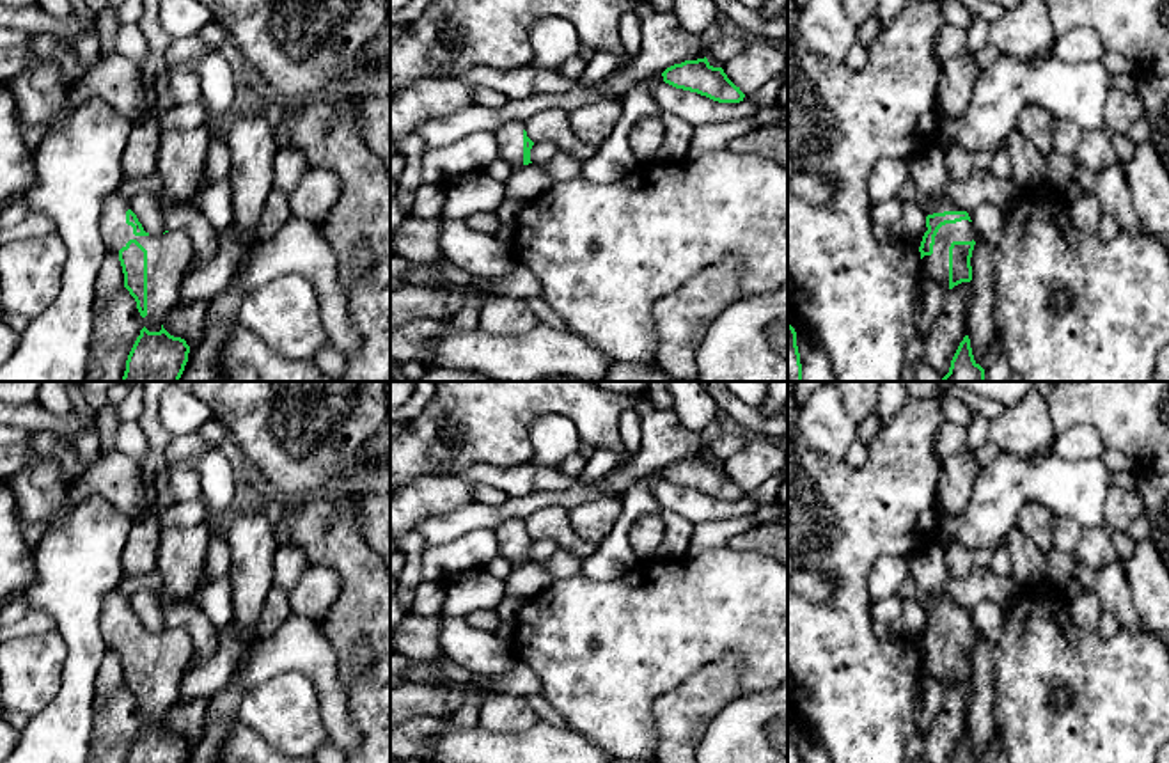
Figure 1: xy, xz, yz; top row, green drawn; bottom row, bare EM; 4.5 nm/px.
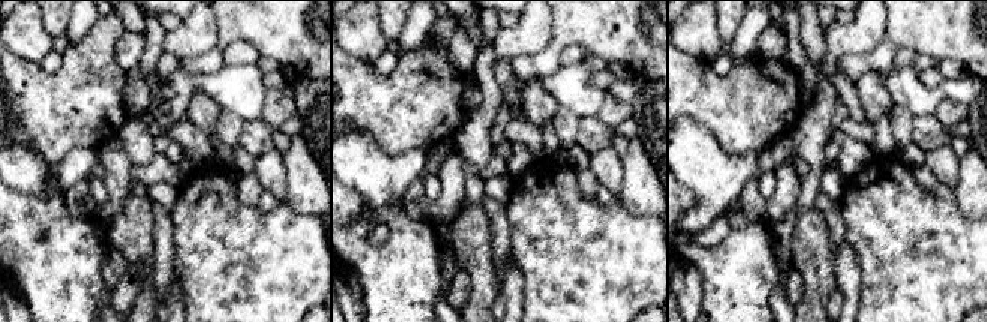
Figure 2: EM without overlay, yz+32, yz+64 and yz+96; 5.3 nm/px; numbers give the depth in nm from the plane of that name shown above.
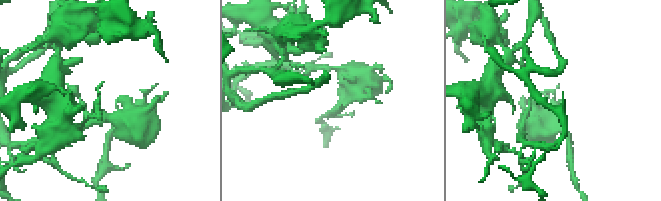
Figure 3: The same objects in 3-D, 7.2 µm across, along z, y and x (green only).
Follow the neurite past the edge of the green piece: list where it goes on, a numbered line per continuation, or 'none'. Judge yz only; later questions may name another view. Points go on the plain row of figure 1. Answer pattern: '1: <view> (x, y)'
1: yz (935, 664)

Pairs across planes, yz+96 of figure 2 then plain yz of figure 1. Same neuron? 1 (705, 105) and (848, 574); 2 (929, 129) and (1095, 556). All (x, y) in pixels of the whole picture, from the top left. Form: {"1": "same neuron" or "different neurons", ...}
{"1": "same neuron", "2": "same neuron"}

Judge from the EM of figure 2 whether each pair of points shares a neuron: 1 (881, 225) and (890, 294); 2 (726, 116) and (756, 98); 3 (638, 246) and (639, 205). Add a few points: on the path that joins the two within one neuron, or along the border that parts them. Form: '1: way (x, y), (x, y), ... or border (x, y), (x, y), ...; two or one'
1: way (890, 241), (890, 277); one
2: way (734, 110), (744, 110), (749, 105); one
3: border (618, 198), (632, 214), (651, 216); two

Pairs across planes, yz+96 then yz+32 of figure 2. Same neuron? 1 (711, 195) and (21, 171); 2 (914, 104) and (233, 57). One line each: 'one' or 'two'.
1: one
2: two

